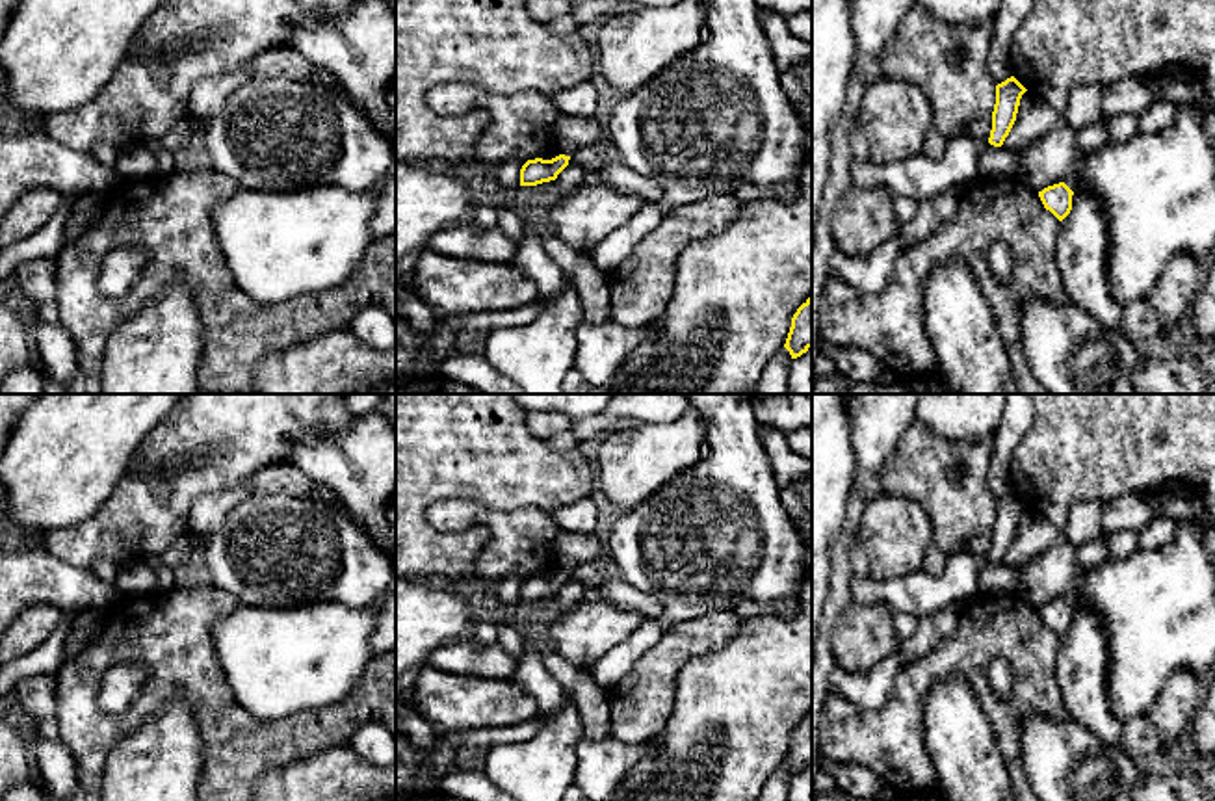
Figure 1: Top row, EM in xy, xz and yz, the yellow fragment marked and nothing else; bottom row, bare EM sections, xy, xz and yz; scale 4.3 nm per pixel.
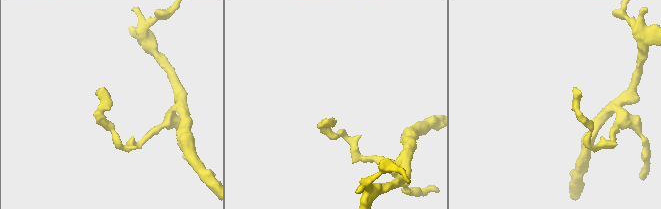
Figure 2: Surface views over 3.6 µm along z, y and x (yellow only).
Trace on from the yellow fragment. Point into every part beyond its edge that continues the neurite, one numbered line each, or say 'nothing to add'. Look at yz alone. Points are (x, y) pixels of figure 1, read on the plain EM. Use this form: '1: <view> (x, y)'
nothing to add

